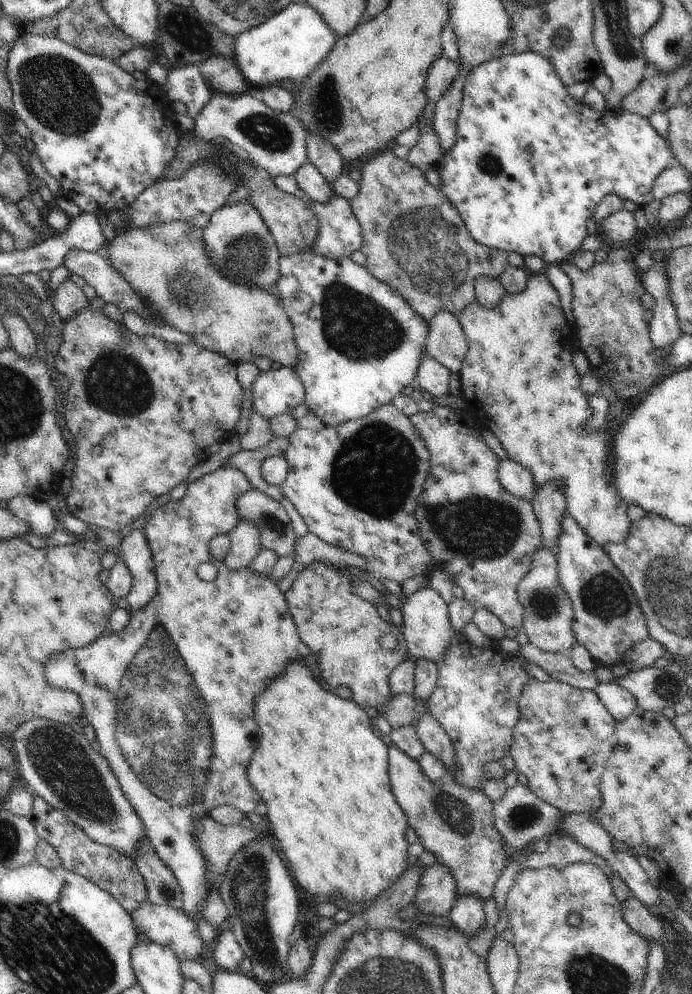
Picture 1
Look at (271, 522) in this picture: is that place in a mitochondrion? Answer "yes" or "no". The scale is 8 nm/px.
yes

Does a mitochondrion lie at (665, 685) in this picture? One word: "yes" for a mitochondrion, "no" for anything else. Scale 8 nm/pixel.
yes

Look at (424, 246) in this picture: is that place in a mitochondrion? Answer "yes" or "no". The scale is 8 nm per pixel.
yes

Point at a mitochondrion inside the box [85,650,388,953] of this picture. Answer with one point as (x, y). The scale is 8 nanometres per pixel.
(166, 891)

